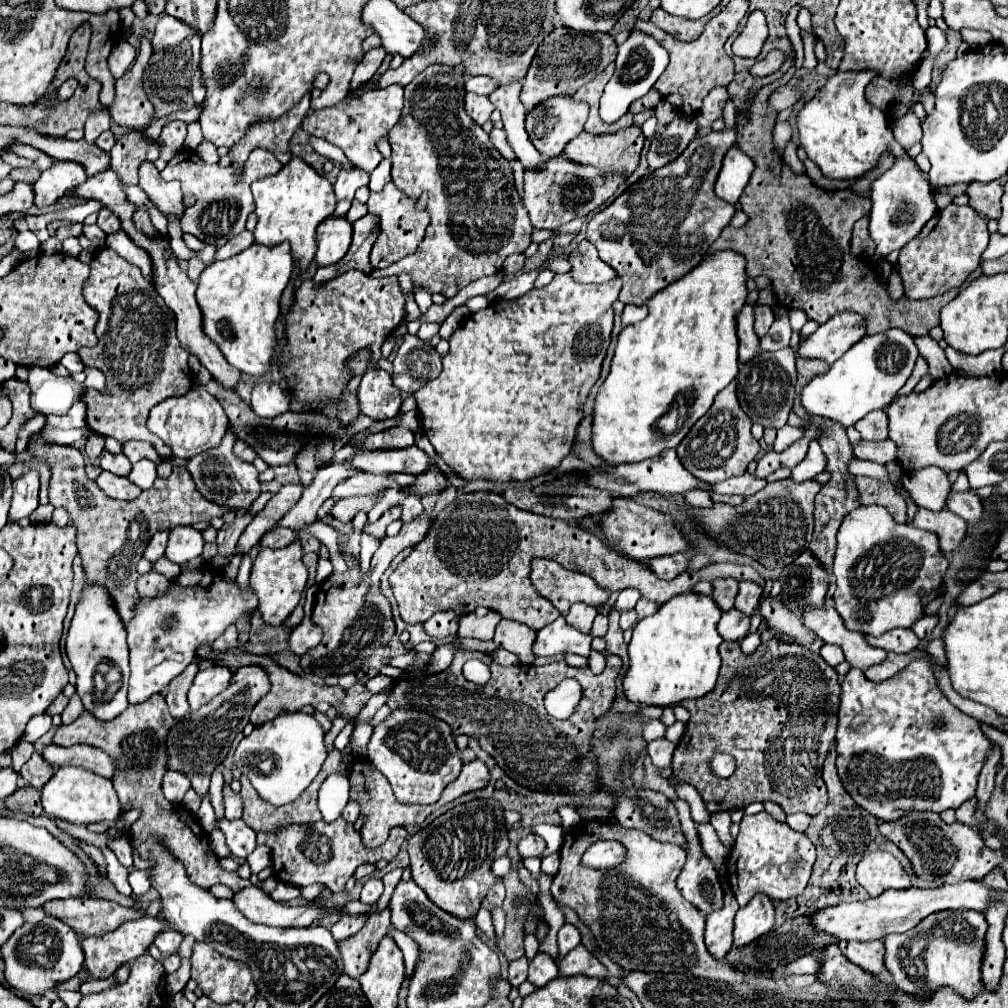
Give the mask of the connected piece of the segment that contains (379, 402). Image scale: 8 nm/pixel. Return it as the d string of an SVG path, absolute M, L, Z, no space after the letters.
M384 369L366 371L358 387L358 399L362 413L376 421L396 417L402 405L400 391L392 385L392 377Z

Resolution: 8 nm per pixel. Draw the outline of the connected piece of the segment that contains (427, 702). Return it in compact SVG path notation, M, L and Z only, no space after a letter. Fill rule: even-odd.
M459 649L453 658L453 677L442 671L424 679L400 681L388 695L388 707L424 711L446 721L452 727L454 735L464 733L476 739L484 737L484 751L488 751L488 755L496 759L500 769L504 769L504 773L522 787L528 787L532 791L576 793L586 797L594 789L598 771L596 757L590 751L590 739L596 729L596 719L612 709L614 681L622 667L618 655L604 657L604 671L600 675L594 675L590 669L570 667L562 661L544 667L522 663L502 667L494 663L488 653ZM472 657L484 661L490 667L492 677L486 685L474 685L464 679L462 666ZM566 677L572 677L582 685L582 699L576 711L566 721L546 721L548 713L544 709L544 695Z

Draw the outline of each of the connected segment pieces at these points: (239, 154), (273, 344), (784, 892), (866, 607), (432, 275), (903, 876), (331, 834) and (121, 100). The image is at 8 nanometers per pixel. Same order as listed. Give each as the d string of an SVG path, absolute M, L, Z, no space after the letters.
M310 95L302 97L298 105L294 105L288 113L284 113L284 117L278 117L276 121L258 121L256 125L252 125L252 129L248 129L248 133L230 149L232 167L240 173L250 151L256 147L274 153L276 159L280 159L280 163L286 165L292 159L290 139L294 131L302 125L308 109L310 109Z
M254 243L242 253L224 261L214 261L202 271L196 301L202 309L204 333L220 347L226 361L238 371L264 375L274 367L278 347L274 323L280 313L280 295L290 281L292 269L294 263L288 243L276 247Z
M766 811L744 815L740 835L728 855L728 879L738 905L744 907L756 893L768 895L772 901L784 901L804 891L816 859L816 849L804 833L792 831L786 823L774 821Z
M860 505L850 511L838 529L838 547L832 563L836 577L834 603L850 631L882 635L896 627L910 627L922 617L922 597L938 589L948 561L938 549L936 533L900 525L880 505Z
M440 63L428 65L410 85L404 87L404 109L400 121L388 131L388 141L392 147L392 183L404 195L414 199L426 191L432 221L416 253L396 261L386 269L372 271L372 277L398 275L408 271L412 275L414 287L426 285L430 293L442 293L446 299L458 295L458 291L468 283L498 273L508 255L526 251L532 233L528 211L524 209L522 199L514 187L510 161L500 157L482 127L470 121L464 111L464 93L462 67L448 67Z
M874 851L862 857L856 865L856 881L868 891L870 897L878 897L888 889L908 889L910 877L892 853Z
M342 817L334 823L318 821L314 825L288 825L276 833L264 833L258 831L258 841L270 847L272 851L272 869L274 877L282 883L290 883L296 887L322 883L332 893L338 893L344 889L346 881L354 875L358 865L362 863L376 863L380 859L392 861L406 839L404 827L394 827L388 841L376 849L370 849L362 843L360 833L354 829L352 823L344 821Z
M144 37L132 69L128 69L120 79L116 79L116 97L114 103L110 105L110 115L114 123L120 127L142 129L152 121L154 107L148 101L142 87L142 75L150 55L152 55L150 39Z

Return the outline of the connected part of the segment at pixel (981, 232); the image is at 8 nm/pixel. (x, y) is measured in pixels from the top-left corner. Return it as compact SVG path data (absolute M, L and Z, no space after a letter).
M950 203L946 209L938 211L910 243L902 247L898 265L904 293L910 299L930 299L952 287L960 287L980 265L980 255L984 253L988 239L990 233L984 217L980 217L970 205L956 207Z

